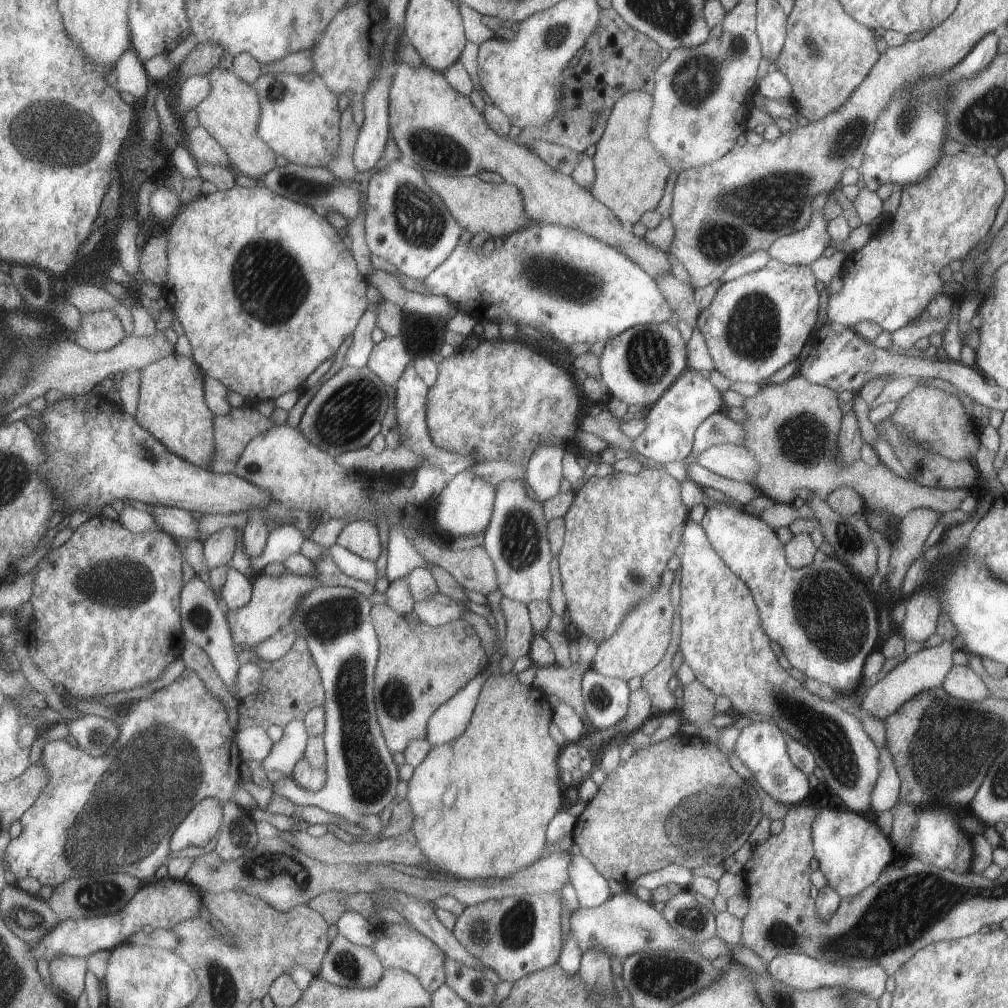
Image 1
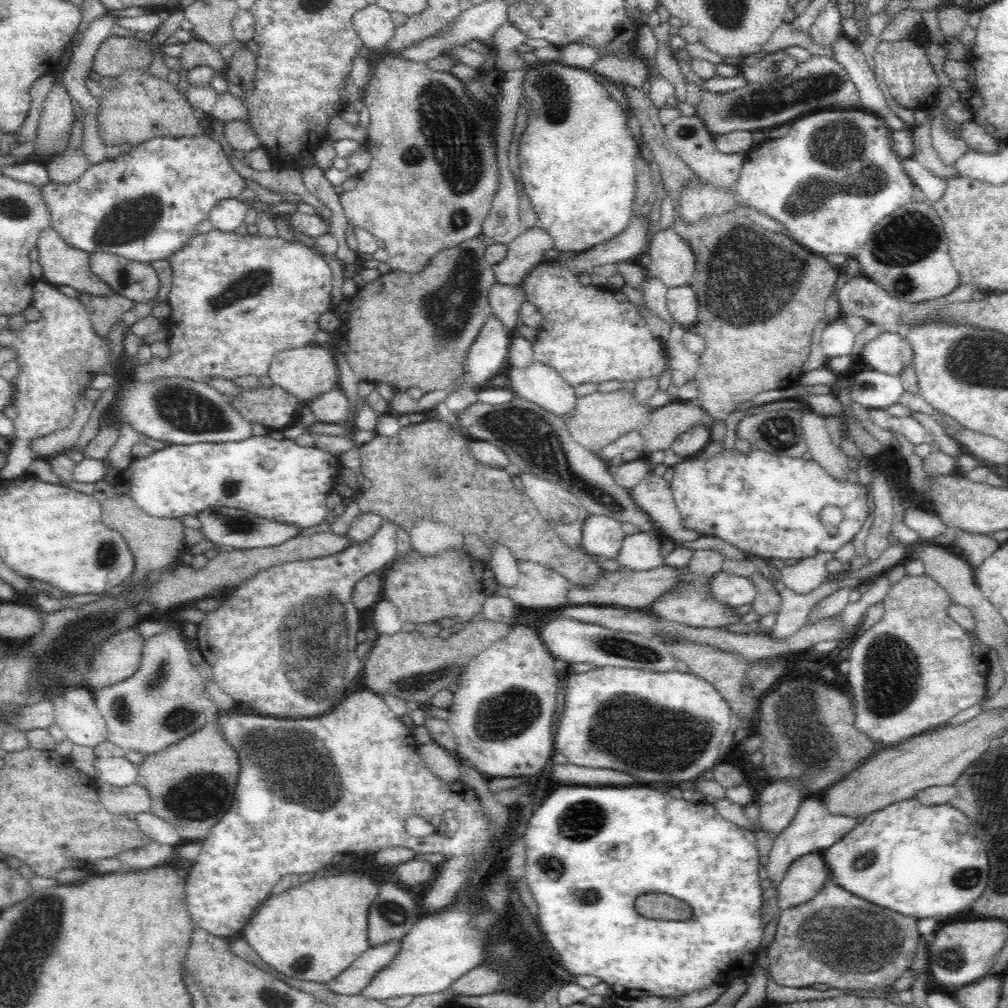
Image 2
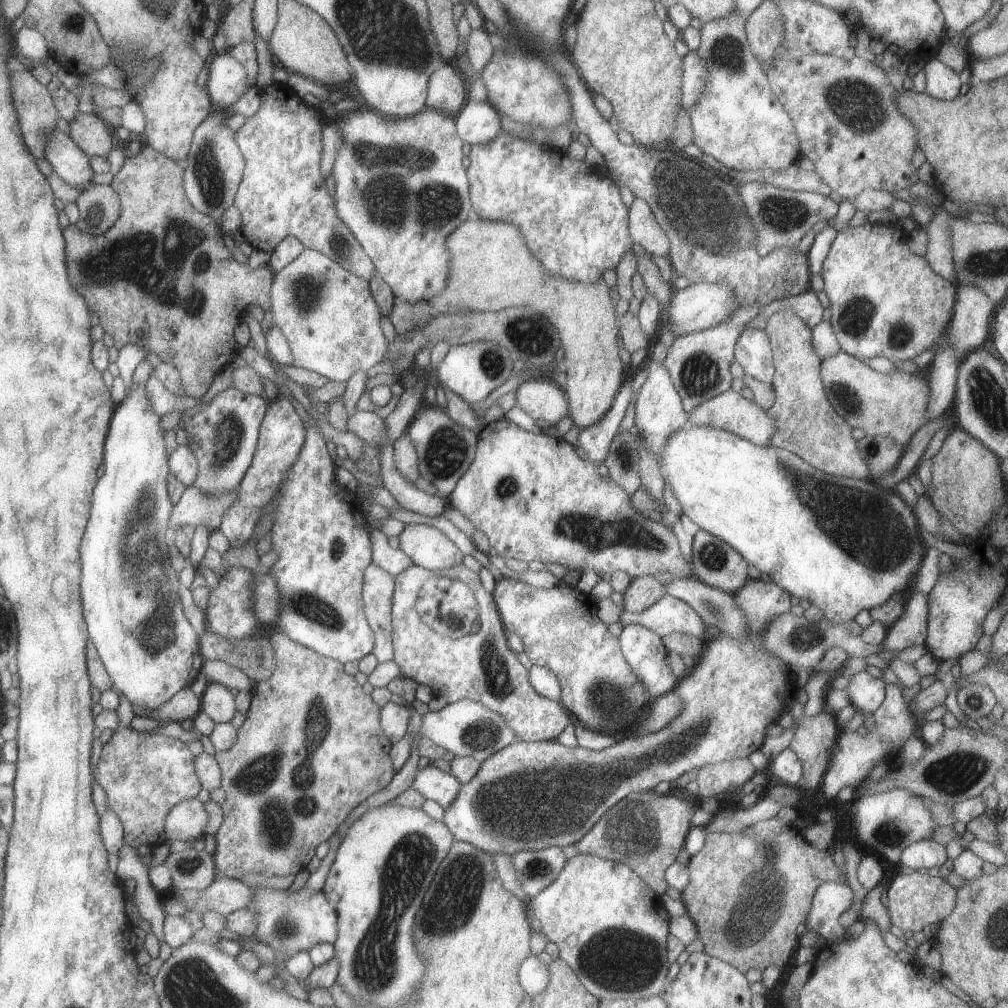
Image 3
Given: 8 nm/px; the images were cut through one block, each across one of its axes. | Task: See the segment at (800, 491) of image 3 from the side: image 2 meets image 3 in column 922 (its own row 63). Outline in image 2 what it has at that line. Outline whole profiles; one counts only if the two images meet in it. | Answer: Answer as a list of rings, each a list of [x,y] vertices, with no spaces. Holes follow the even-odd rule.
[[[542,61],[537,65],[529,65],[525,68],[526,74],[522,84],[522,99],[529,101],[529,119],[527,126],[520,136],[518,160],[521,170],[521,182],[525,188],[530,204],[538,218],[537,224],[540,229],[546,231],[554,241],[554,247],[558,251],[585,251],[592,249],[593,245],[606,242],[621,234],[628,227],[630,218],[634,213],[634,182],[635,182],[635,160],[639,155],[639,145],[635,138],[630,135],[626,126],[627,118],[620,104],[612,99],[612,96],[604,89],[598,75],[588,69],[562,65],[557,61]]]

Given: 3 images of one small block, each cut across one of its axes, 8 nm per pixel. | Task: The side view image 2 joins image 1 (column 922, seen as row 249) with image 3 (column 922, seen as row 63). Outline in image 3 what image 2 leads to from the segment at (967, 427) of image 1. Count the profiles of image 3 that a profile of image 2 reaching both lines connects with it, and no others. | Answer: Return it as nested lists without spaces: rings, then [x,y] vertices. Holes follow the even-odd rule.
[[[842,350],[836,356],[821,360],[820,372],[830,404],[840,418],[844,418],[853,429],[864,430],[868,436],[890,438],[892,442],[900,444],[900,448],[905,449],[910,444],[912,436],[916,434],[916,430],[927,424],[930,382],[920,378],[916,372],[909,374],[897,369],[894,374],[882,374]]]

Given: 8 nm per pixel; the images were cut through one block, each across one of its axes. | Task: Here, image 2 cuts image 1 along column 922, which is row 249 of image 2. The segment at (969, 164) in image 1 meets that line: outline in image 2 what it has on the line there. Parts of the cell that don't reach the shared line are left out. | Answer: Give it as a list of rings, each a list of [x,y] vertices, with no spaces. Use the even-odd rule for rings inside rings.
[[[214,229],[205,234],[194,235],[180,250],[171,254],[167,260],[173,270],[171,290],[167,297],[171,313],[166,321],[169,330],[166,342],[170,347],[170,356],[165,358],[164,361],[164,359],[160,359],[160,357],[153,354],[145,367],[136,365],[132,374],[136,382],[152,382],[156,378],[172,378],[172,376],[200,382],[204,382],[206,378],[226,378],[232,381],[236,376],[266,376],[274,354],[281,353],[282,350],[302,348],[302,346],[315,343],[314,334],[320,330],[318,318],[325,312],[333,310],[332,300],[330,299],[330,291],[332,290],[330,266],[312,249],[296,240],[288,242],[278,236],[265,238],[259,235],[250,236],[247,233],[239,236],[234,232],[226,233]]]

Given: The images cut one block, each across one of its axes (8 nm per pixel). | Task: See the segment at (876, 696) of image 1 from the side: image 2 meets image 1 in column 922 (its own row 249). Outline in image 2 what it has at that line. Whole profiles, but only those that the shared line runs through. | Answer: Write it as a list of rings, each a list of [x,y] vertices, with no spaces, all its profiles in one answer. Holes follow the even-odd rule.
[[[672,227],[656,232],[656,236],[649,244],[649,257],[650,264],[646,269],[647,274],[661,280],[669,288],[686,285],[695,271],[696,261],[693,250]]]

